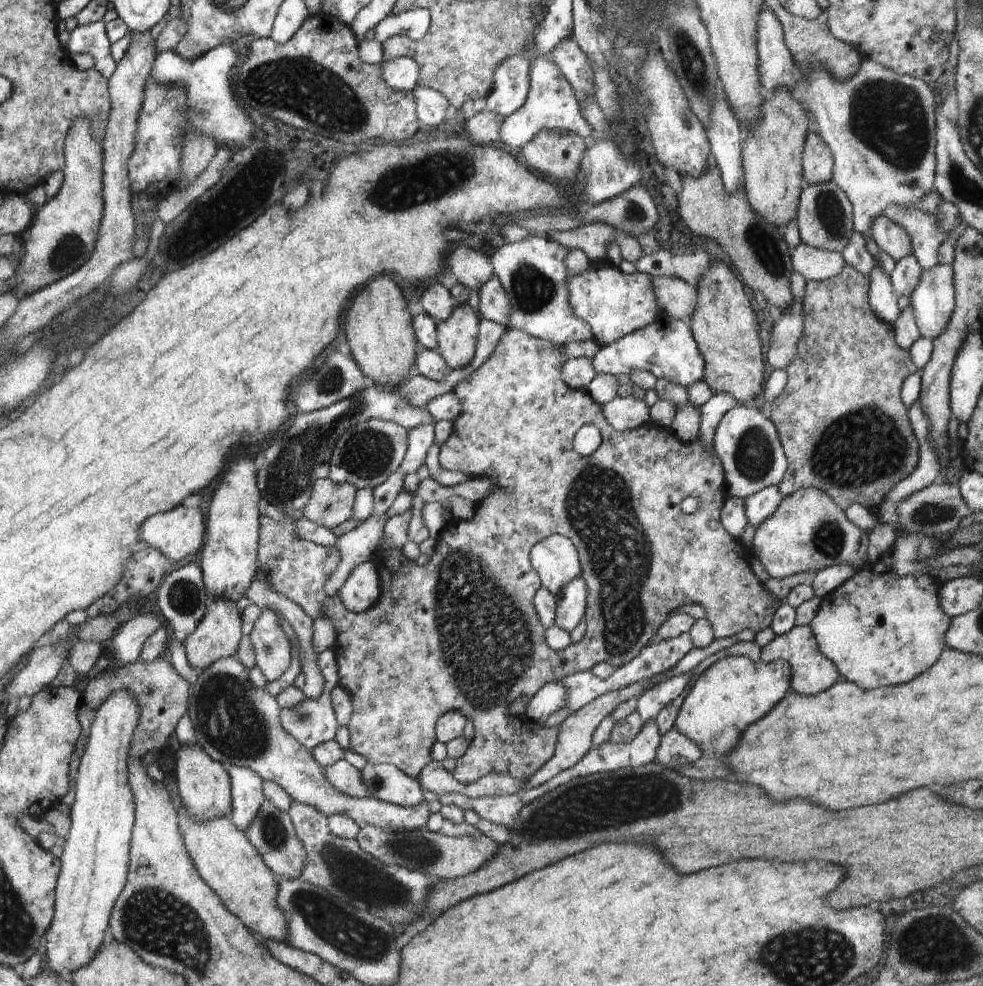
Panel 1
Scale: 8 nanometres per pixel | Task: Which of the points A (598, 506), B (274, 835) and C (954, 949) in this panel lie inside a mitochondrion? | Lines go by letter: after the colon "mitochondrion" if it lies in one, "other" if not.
A: mitochondrion
B: mitochondrion
C: mitochondrion

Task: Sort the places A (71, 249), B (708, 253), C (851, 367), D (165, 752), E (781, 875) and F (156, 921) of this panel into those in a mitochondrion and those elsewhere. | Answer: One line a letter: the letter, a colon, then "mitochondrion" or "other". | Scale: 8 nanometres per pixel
A: mitochondrion
B: other
C: other
D: other
E: other
F: mitochondrion

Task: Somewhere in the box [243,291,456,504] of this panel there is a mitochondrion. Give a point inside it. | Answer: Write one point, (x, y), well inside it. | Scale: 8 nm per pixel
(367, 453)

